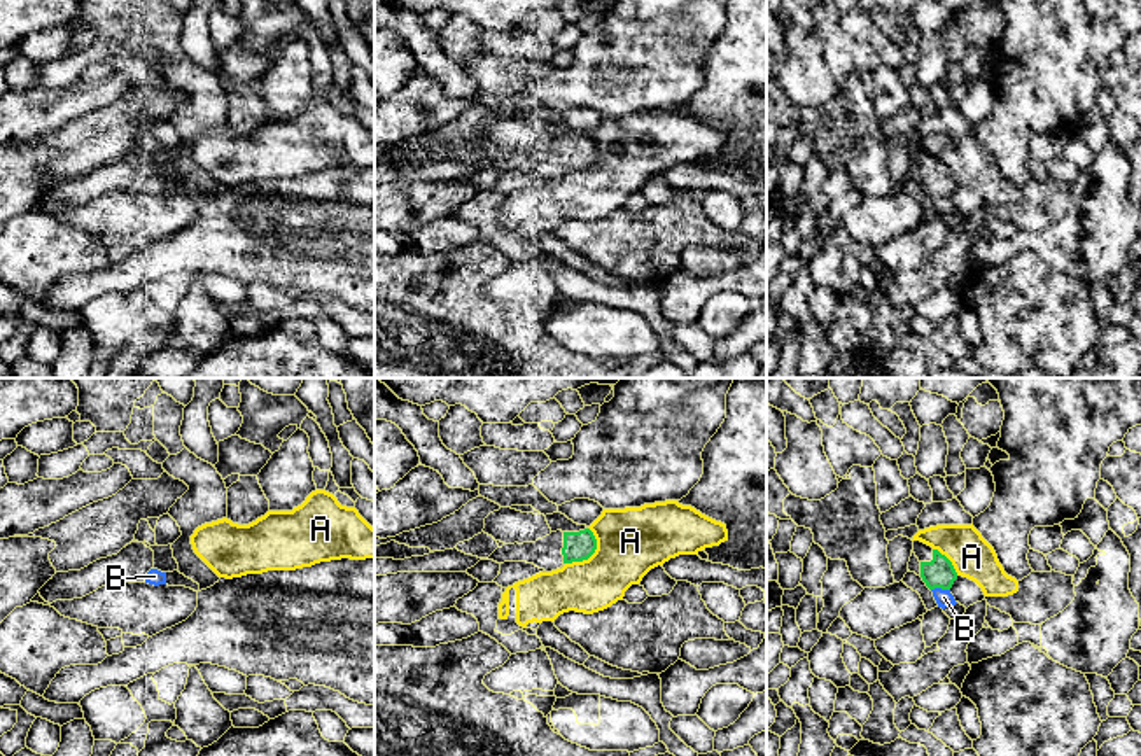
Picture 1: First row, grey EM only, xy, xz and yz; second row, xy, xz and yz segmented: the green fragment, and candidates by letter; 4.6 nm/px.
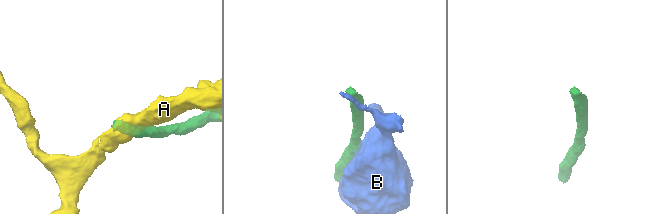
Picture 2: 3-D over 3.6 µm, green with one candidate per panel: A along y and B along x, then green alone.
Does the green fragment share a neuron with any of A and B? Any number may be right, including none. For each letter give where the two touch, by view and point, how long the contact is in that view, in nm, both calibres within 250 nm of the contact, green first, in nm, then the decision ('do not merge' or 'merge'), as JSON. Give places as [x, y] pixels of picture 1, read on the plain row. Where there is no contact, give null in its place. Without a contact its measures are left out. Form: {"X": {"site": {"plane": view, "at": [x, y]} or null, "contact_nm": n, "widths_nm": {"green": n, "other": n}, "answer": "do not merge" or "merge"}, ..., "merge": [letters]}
{"A": {"site": {"plane": "xz", "at": [592, 161]}, "contact_nm": 200, "widths_nm": {"green": 140, "other": 320}, "answer": "do not merge"}, "B": {"site": {"plane": "yz", "at": [940, 195]}, "contact_nm": 90, "widths_nm": {"green": 140, "other": 80}, "answer": "do not merge"}, "merge": []}

